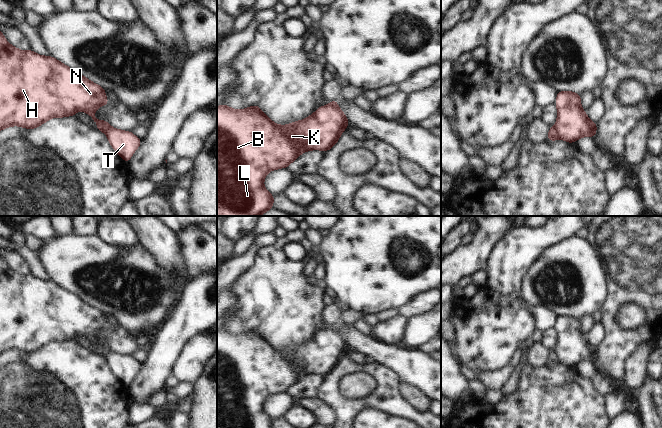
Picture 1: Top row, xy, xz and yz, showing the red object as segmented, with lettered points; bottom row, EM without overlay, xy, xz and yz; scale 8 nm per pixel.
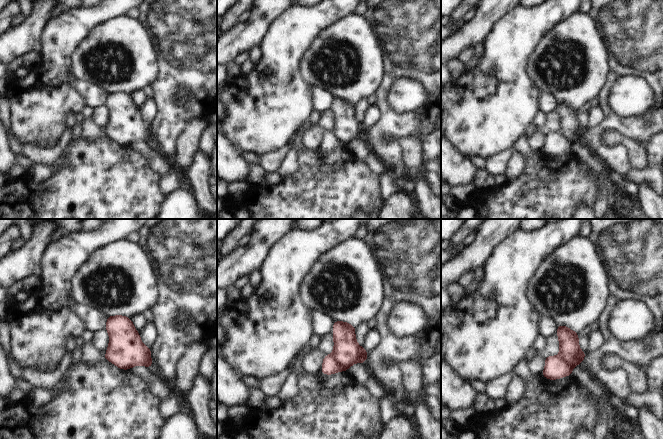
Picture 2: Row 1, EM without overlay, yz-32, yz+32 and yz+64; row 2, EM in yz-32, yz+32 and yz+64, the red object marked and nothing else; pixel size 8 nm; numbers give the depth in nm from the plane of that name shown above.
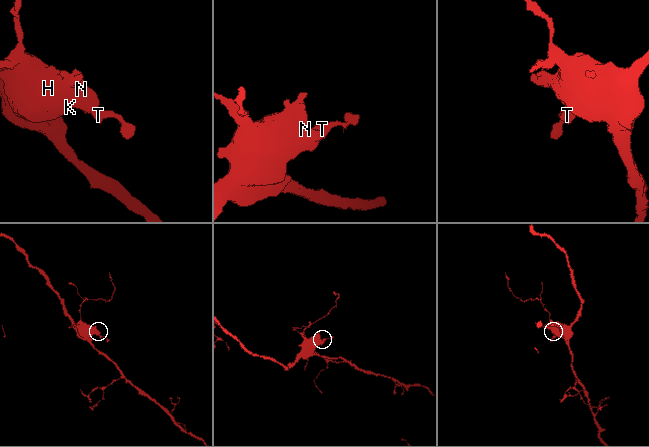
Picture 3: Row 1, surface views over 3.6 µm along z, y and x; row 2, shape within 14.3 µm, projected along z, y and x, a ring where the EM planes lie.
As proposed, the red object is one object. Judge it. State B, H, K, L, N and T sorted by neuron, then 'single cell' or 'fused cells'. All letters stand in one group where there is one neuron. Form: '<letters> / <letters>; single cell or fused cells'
B H K L N / T; fused cells

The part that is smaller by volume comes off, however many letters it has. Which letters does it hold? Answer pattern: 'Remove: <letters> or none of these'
Remove: T

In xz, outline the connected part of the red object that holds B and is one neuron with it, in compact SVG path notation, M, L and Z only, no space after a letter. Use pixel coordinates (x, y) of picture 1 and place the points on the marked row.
M226 104L217 106L217 216L260 216L271 210L274 196L263 186L265 176L271 170L288 168L304 152L330 150L348 126L349 121L343 111L330 105L319 106L307 118L288 125L275 124L258 105L242 110Z

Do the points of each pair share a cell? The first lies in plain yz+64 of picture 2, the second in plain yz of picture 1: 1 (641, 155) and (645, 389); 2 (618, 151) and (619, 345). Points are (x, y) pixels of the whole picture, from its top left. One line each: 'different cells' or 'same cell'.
1: different cells
2: same cell

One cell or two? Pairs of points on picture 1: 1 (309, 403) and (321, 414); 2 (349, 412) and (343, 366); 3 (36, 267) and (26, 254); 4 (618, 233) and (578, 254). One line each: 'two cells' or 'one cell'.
1: one cell
2: one cell
3: one cell
4: two cells

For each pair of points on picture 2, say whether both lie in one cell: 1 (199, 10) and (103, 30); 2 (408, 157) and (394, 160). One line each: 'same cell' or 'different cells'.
1: different cells
2: different cells

